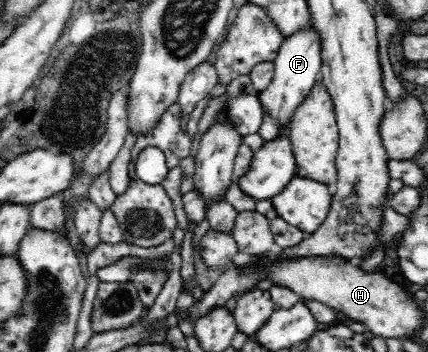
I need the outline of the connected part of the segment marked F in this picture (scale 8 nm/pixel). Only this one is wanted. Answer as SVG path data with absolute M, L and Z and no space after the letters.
M311 23L282 42L277 56L272 61L275 71L273 79L264 91L258 93L263 112L266 112L266 116L270 116L274 120L277 129L290 125L296 108L304 101L305 97L308 97L314 84L320 79L322 65L320 51L322 51L320 36Z

